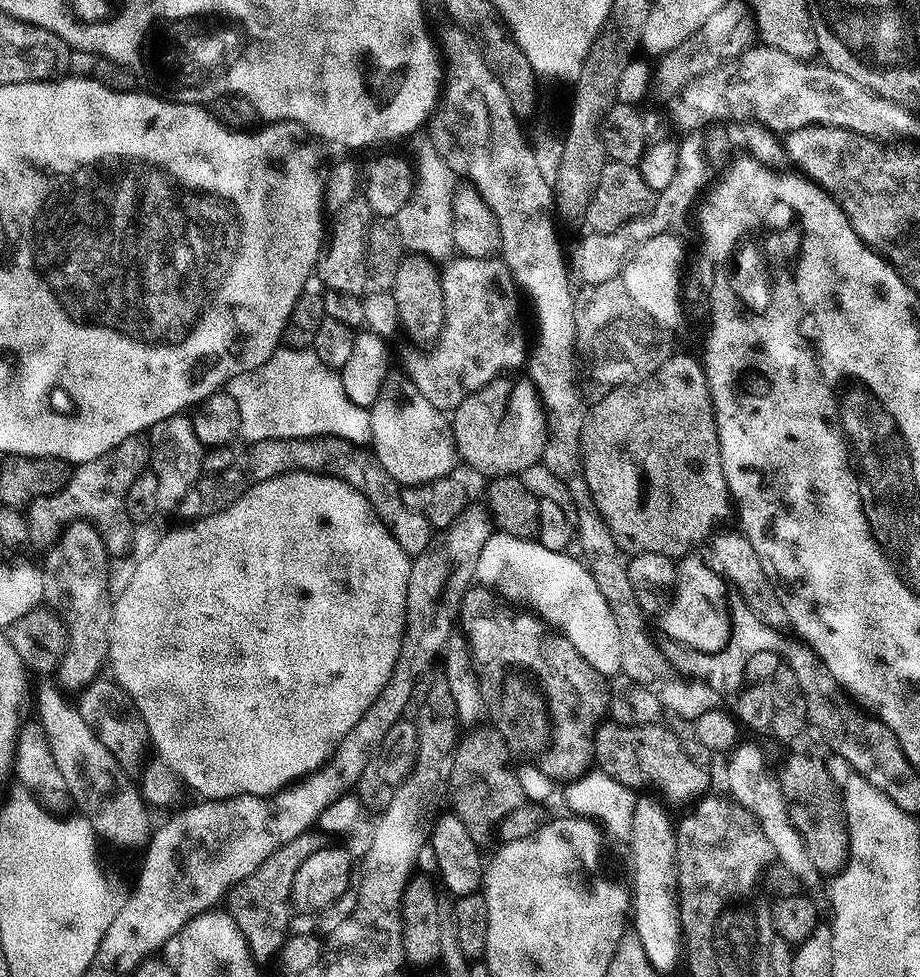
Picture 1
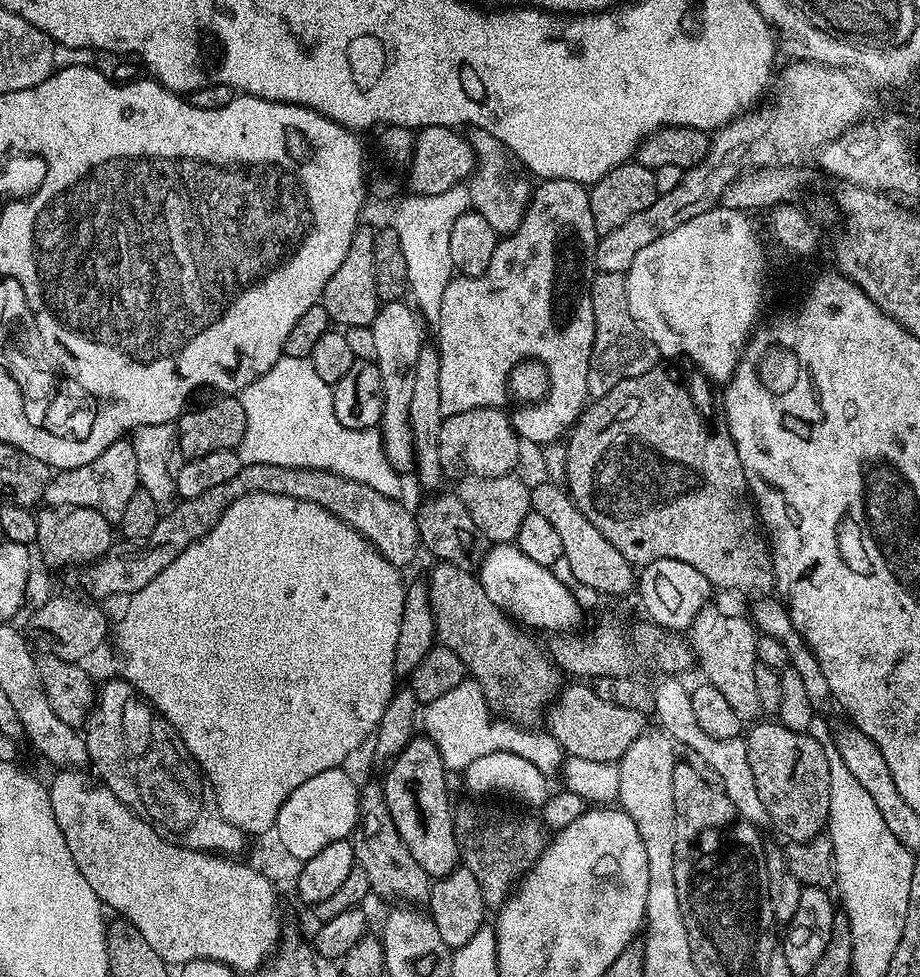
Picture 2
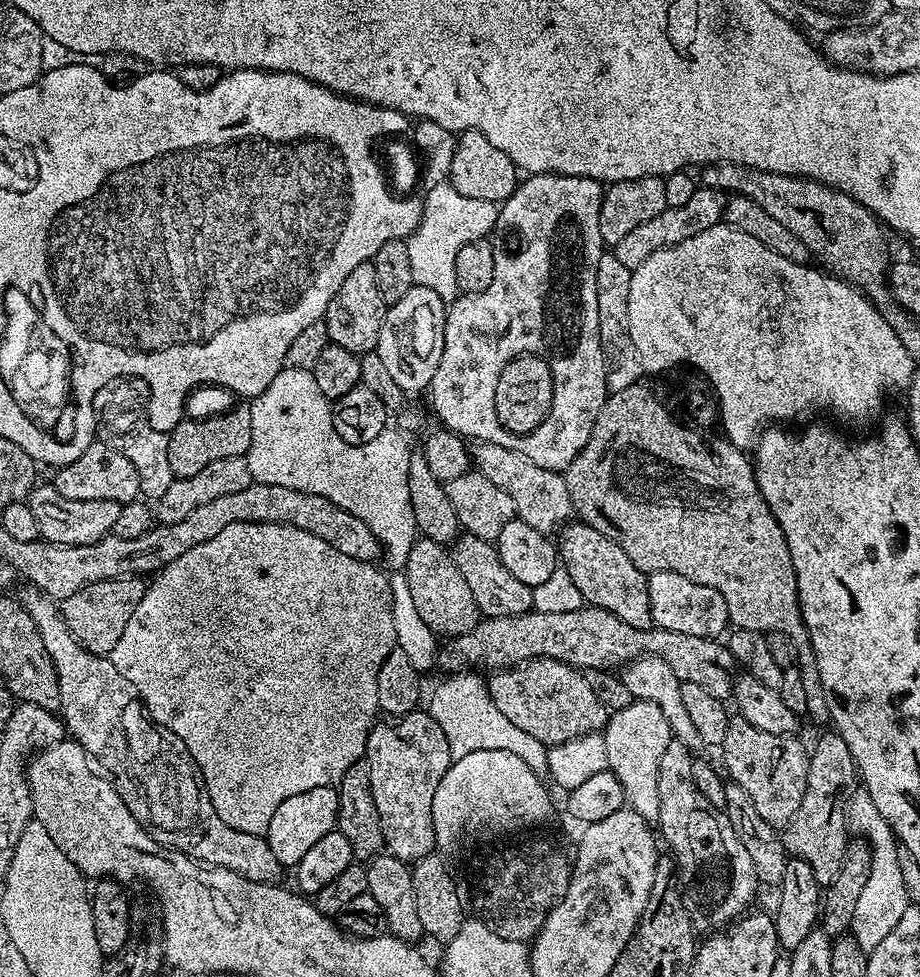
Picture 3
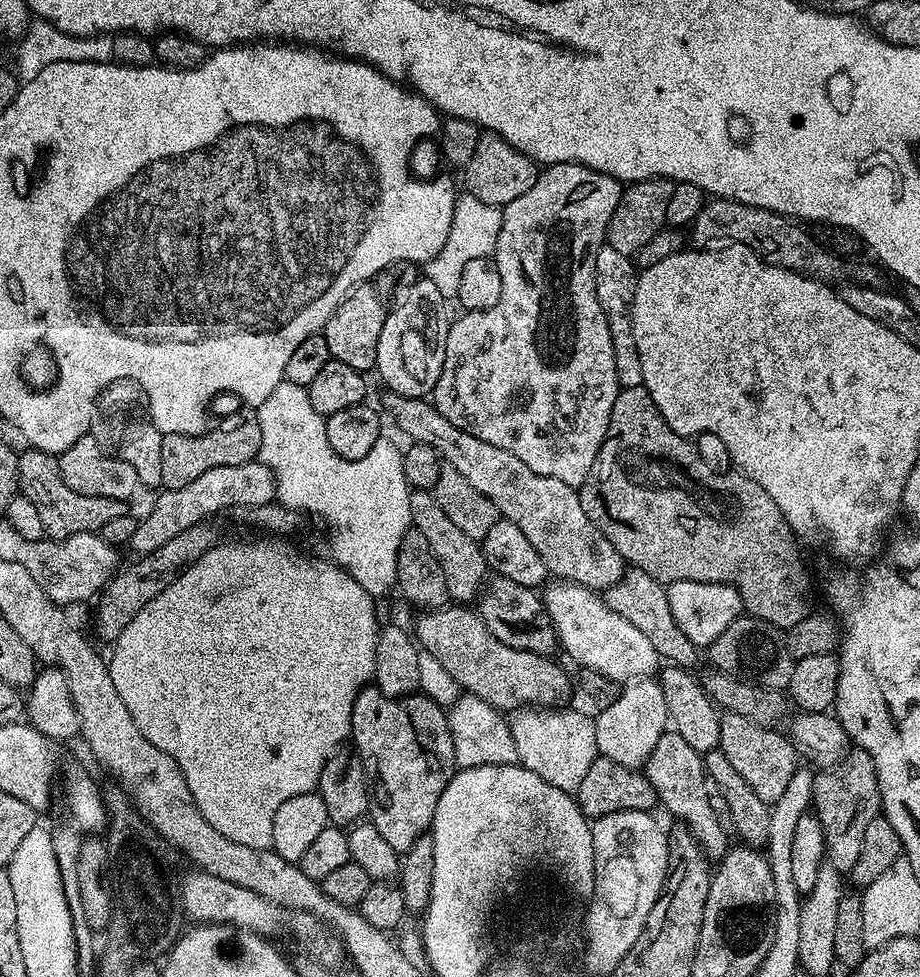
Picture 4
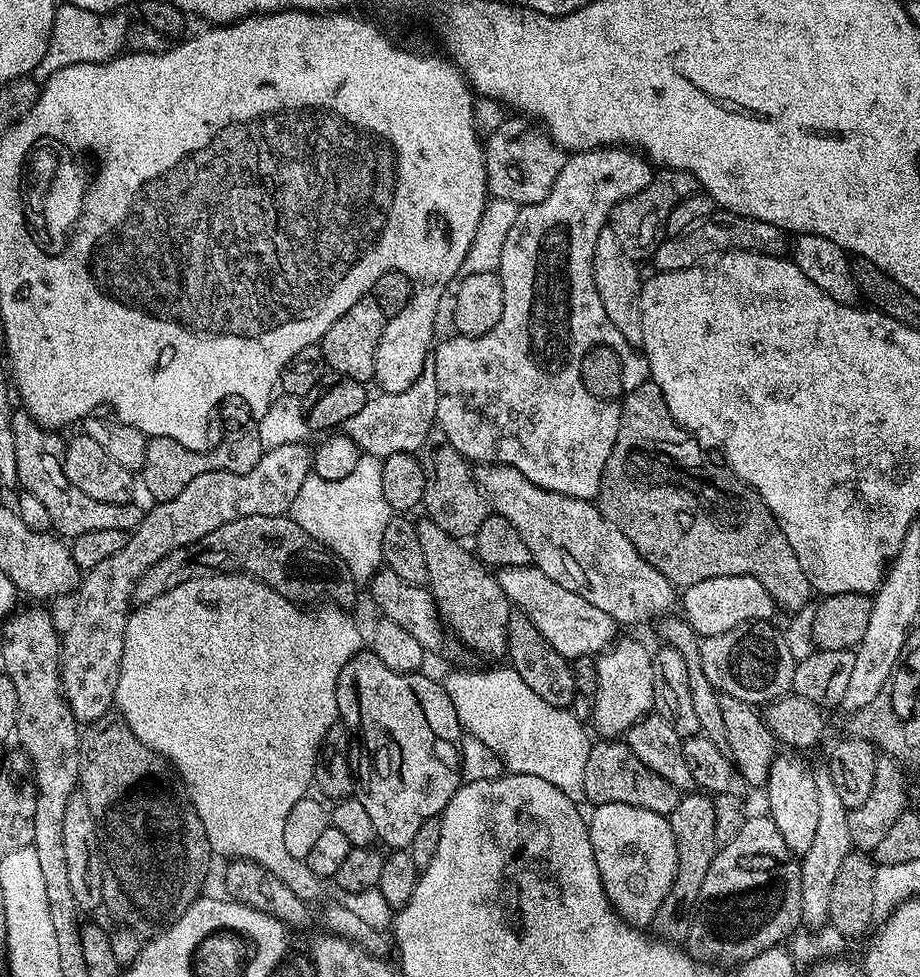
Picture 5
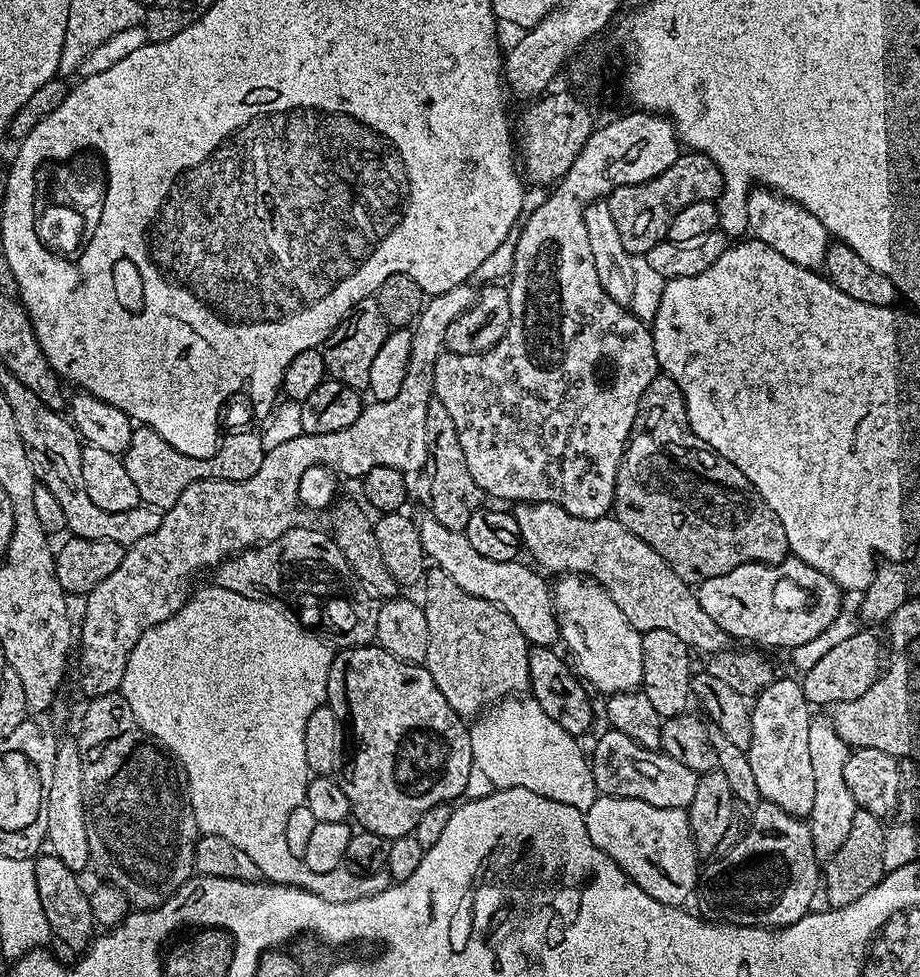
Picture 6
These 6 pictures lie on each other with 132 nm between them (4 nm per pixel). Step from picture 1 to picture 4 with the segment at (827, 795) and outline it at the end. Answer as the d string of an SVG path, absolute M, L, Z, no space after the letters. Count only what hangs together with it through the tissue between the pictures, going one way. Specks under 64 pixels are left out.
M724 712L720 718L720 746L719 751L730 758L730 766L750 782L750 790L758 794L769 806L782 798L790 778L798 767L798 753L792 747L792 741L787 735L781 734L776 728L764 728L754 723L750 718L742 718L742 714Z

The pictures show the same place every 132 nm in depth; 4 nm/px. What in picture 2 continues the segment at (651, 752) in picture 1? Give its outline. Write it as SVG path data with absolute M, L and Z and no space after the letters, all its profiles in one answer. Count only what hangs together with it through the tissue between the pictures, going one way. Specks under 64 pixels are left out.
M572 682L565 687L546 712L546 730L560 744L568 756L587 761L619 762L622 754L646 730L646 716L623 706L611 705L598 698L592 686L584 682Z

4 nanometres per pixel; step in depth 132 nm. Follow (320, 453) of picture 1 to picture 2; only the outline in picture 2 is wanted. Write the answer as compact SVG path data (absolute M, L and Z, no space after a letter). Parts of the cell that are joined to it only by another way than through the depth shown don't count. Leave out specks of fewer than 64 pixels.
M246 464L241 466L238 474L234 474L234 478L230 478L230 482L222 482L222 486L206 490L206 494L198 494L198 498L173 503L161 515L158 526L154 526L154 534L142 541L142 546L113 543L112 549L103 558L93 560L83 569L85 590L92 596L127 598L134 595L142 590L142 586L146 586L146 582L158 578L158 574L162 574L162 570L166 570L166 566L170 566L170 562L174 562L174 558L178 558L178 554L182 554L186 546L214 530L218 518L222 518L222 514L231 504L238 502L238 498L259 492L314 502L330 510L330 514L349 524L355 532L362 533L394 567L401 570L407 569L406 566L415 558L416 551L421 551L415 515L411 511L407 512L399 504L399 499L383 496L378 494L378 490L370 490L370 486L362 486L362 482L347 480L333 472L324 472L321 468Z

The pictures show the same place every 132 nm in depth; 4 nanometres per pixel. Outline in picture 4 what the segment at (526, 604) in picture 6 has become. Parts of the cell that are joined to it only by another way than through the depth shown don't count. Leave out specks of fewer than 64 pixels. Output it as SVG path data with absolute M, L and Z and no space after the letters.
M556 582L547 592L545 589L544 601L561 649L564 648L579 667L592 668L619 684L657 675L662 657L654 650L654 646L650 646L646 634L610 610L603 597L595 591L571 582Z

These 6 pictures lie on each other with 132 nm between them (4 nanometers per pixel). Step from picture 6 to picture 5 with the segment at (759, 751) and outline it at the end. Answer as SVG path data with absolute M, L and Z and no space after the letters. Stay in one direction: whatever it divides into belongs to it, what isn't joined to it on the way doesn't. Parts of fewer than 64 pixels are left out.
M792 750L781 751L772 760L770 766L770 774L768 775L768 783L766 791L768 791L768 808L767 815L772 817L774 826L778 826L778 834L782 834L782 839L786 842L786 846L790 846L790 850L797 858L803 858L806 850L810 850L810 846L814 843L814 833L818 827L818 790L816 789L816 778L813 769L804 765L803 755L797 754Z

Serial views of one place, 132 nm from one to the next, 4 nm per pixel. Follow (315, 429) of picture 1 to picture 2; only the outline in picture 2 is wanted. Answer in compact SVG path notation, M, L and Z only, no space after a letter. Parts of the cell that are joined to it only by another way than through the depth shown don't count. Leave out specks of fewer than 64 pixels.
M281 356L278 362L274 362L274 366L270 366L270 370L266 370L266 374L257 376L254 382L250 382L244 387L238 398L242 402L242 410L246 410L246 434L242 434L242 442L238 449L240 453L241 465L246 464L269 464L270 466L290 466L291 468L321 468L324 472L333 472L347 480L354 482L362 482L362 486L370 486L370 490L378 490L378 494L399 497L401 473L392 469L390 462L384 453L384 439L380 436L379 427L367 428L366 430L350 430L346 426L342 426L342 422L338 422L338 418L334 414L334 398L332 397L333 385L322 382L322 378L318 374L318 370L314 370L311 359L294 358L293 356Z

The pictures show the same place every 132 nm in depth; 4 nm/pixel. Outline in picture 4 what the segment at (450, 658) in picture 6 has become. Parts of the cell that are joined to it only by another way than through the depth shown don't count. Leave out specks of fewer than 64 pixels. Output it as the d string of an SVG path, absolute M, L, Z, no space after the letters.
M410 491L410 518L412 527L425 536L434 558L438 558L438 566L442 566L442 574L446 574L449 597L456 602L475 601L490 572L488 563L484 560L483 547L477 541L466 538L466 534L462 534L462 530L458 530L458 526L454 526L454 522L450 522L450 518L442 510L442 506L438 506L431 491Z

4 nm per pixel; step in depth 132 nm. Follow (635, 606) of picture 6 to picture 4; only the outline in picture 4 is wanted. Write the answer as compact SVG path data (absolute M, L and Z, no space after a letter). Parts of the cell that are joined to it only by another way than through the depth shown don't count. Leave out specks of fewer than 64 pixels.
M391 390L384 392L381 409L386 414L388 412L399 430L408 436L407 439L431 446L449 467L462 474L470 486L485 494L503 519L514 522L514 526L518 526L518 530L530 538L534 550L542 554L542 562L546 562L553 577L591 590L609 588L624 577L626 562L596 529L594 522L586 518L577 489L567 486L558 478L534 474L510 451L460 430L448 418L443 418L431 401L421 397L400 396Z

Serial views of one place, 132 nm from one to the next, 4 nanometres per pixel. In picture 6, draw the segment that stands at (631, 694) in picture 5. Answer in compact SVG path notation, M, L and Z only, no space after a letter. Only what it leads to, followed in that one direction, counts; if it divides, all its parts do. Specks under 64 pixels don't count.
M564 574L557 580L560 581L554 584L551 605L559 624L559 639L572 651L571 659L574 664L576 659L579 675L603 694L639 689L642 685L641 632L626 622L626 614L614 606L614 598L610 598L598 581L575 574Z

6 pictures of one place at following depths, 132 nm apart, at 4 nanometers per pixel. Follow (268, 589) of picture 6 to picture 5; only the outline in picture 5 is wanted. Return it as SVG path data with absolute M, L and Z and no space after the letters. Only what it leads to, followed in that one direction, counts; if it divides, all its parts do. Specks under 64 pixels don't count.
M254 514L238 518L234 522L226 522L218 526L218 530L210 530L206 538L178 550L170 550L166 558L158 558L158 562L154 562L154 566L150 566L150 570L146 570L146 574L142 574L142 578L136 583L132 599L137 605L154 602L158 594L174 590L174 586L186 582L204 569L212 572L242 572L246 576L253 576L255 580L278 590L278 594L301 606L312 606L317 602L349 606L348 604L355 602L358 588L357 581L348 573L344 561L323 548L317 540L310 538L310 534L306 534L306 530L302 530L302 526L298 526L291 515Z

